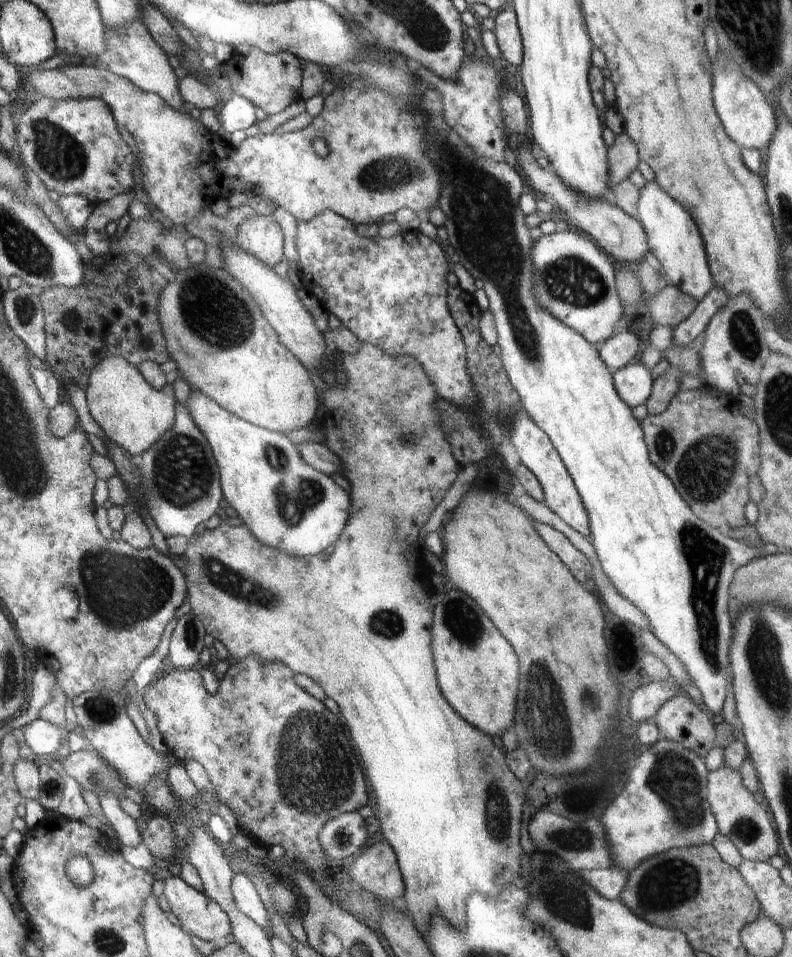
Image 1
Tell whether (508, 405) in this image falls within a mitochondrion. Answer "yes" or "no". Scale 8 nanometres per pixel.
yes

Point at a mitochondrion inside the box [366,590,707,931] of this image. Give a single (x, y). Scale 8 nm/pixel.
(545, 716)

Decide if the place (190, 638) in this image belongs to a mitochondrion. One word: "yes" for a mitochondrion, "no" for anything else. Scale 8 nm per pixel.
yes

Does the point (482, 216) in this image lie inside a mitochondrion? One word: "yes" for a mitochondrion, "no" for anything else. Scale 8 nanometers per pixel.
yes

